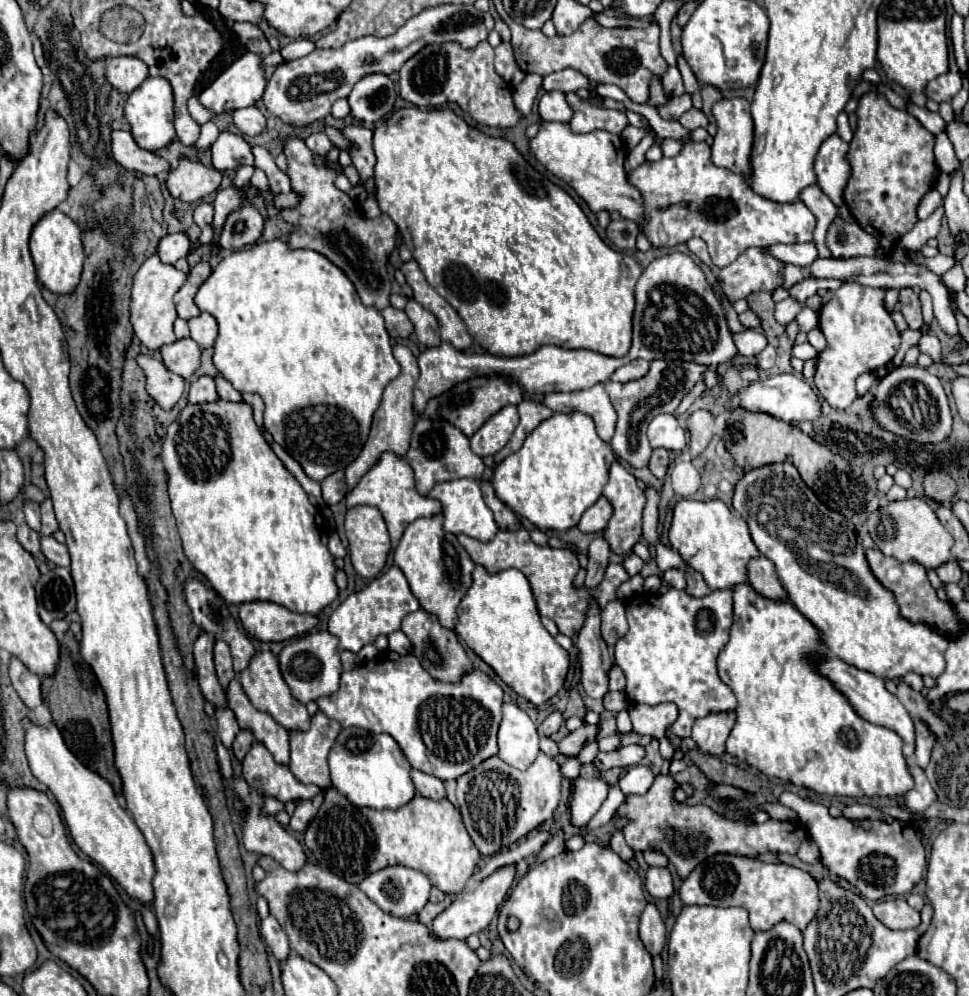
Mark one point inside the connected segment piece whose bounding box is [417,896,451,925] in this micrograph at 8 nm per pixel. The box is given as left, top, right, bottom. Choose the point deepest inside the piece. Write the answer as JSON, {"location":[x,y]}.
{"location":[429,912]}

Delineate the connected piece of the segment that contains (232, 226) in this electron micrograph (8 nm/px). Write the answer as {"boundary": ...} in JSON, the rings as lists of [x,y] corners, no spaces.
{"boundary":[[[247,201],[243,205],[243,209],[235,211],[229,215],[219,245],[227,251],[239,251],[247,245],[255,245],[261,235],[263,235],[263,217],[259,215],[259,211]]]}

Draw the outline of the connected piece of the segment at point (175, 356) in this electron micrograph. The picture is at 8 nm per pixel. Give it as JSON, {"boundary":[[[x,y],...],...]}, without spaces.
{"boundary":[[[179,339],[179,341],[175,341],[173,345],[161,347],[161,357],[163,357],[165,367],[167,367],[169,371],[177,373],[177,375],[183,377],[183,379],[189,379],[189,377],[199,369],[199,365],[201,365],[201,349],[199,349],[199,345],[197,345],[193,339]]]}

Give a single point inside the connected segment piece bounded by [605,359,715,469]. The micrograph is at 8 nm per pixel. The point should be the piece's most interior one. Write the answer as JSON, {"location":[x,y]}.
{"location":[661,390]}

